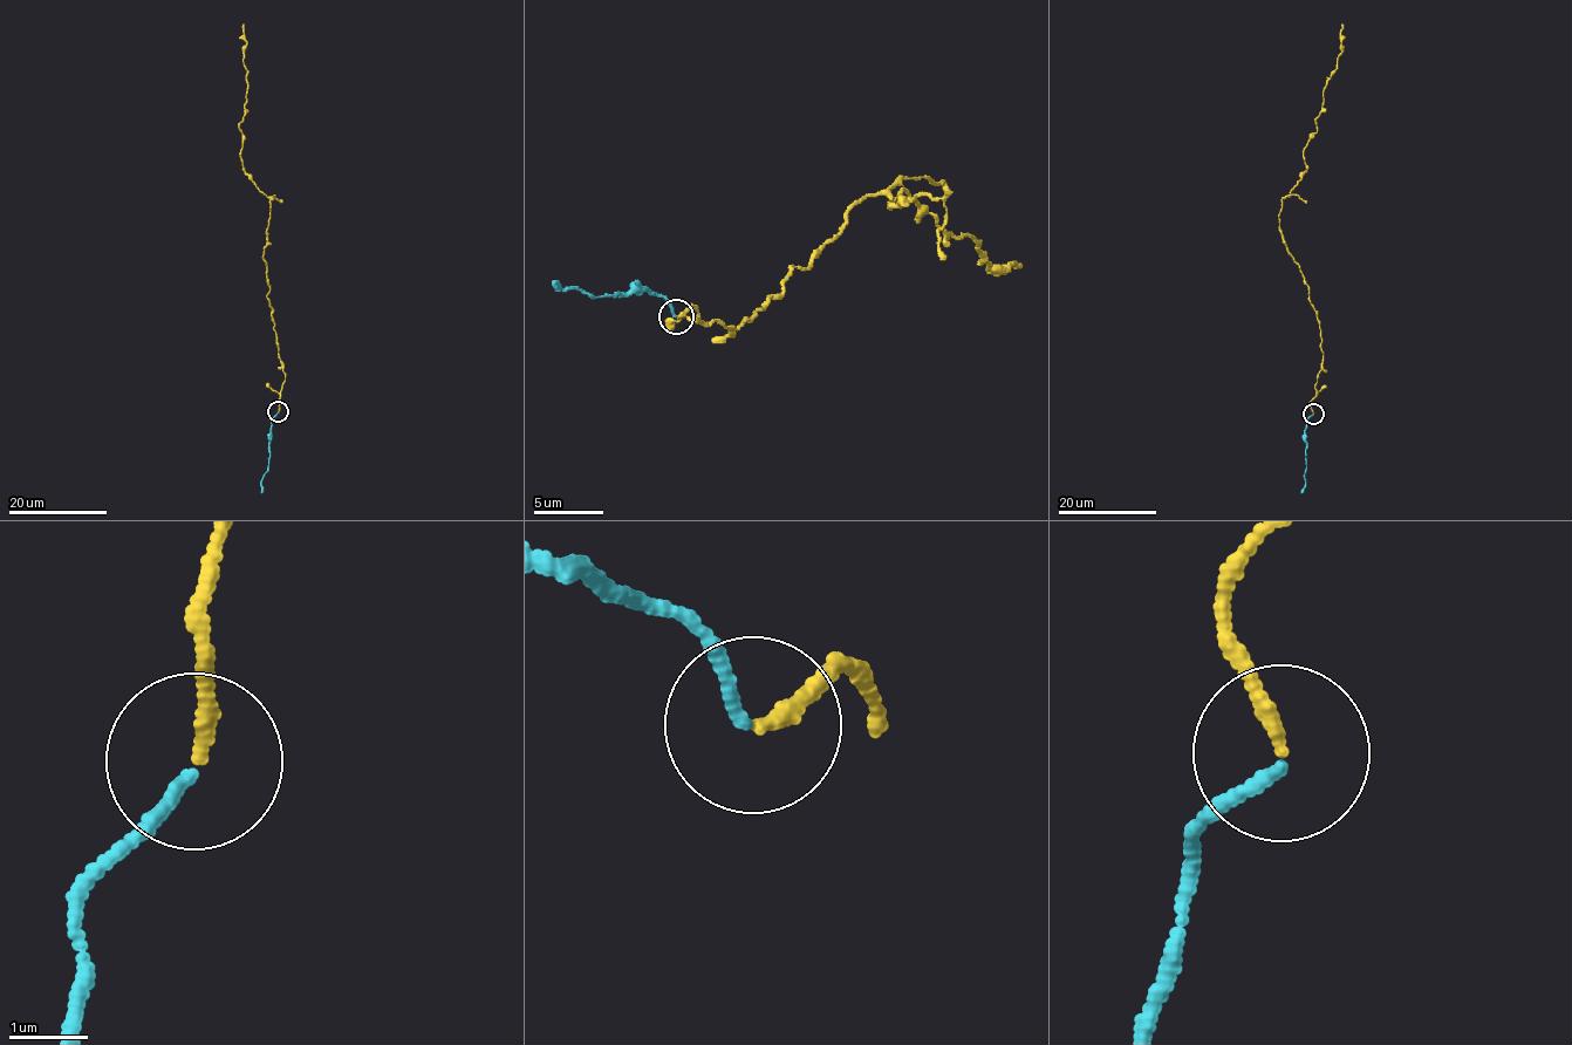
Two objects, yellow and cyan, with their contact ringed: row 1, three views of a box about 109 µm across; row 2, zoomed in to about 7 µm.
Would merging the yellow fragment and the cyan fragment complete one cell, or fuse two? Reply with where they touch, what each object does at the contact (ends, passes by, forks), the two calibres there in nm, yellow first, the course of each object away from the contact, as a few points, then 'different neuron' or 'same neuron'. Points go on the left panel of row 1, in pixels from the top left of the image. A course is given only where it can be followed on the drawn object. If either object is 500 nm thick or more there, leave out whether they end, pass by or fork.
at (278, 411); yellow ends there; cyan ends there; 170 nm thick on the yellow side, 150 nm on the other; yellow runs (278, 411), (285, 373), (262, 257), (271, 197), (244, 171), (239, 151), (247, 82), (244, 25); cyan runs (278, 412), (271, 421), (268, 469), (260, 482), (261, 493); same neuron

